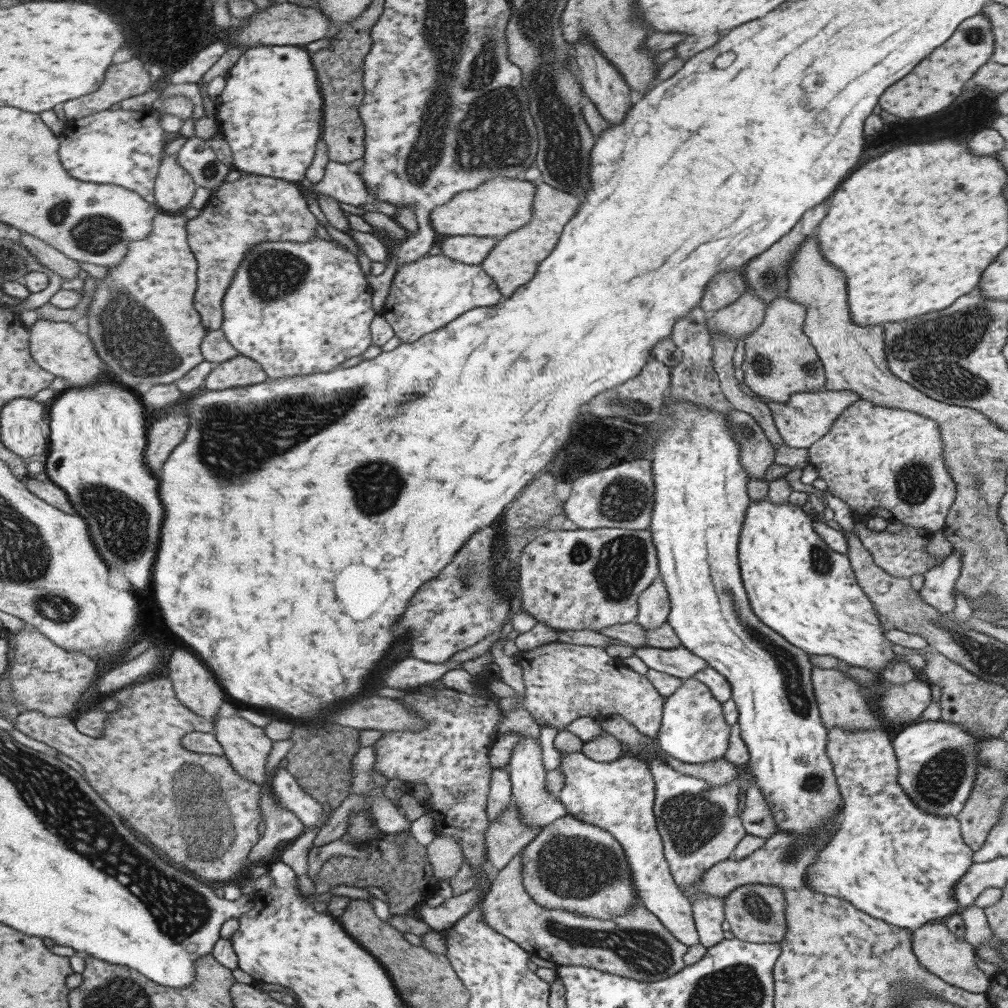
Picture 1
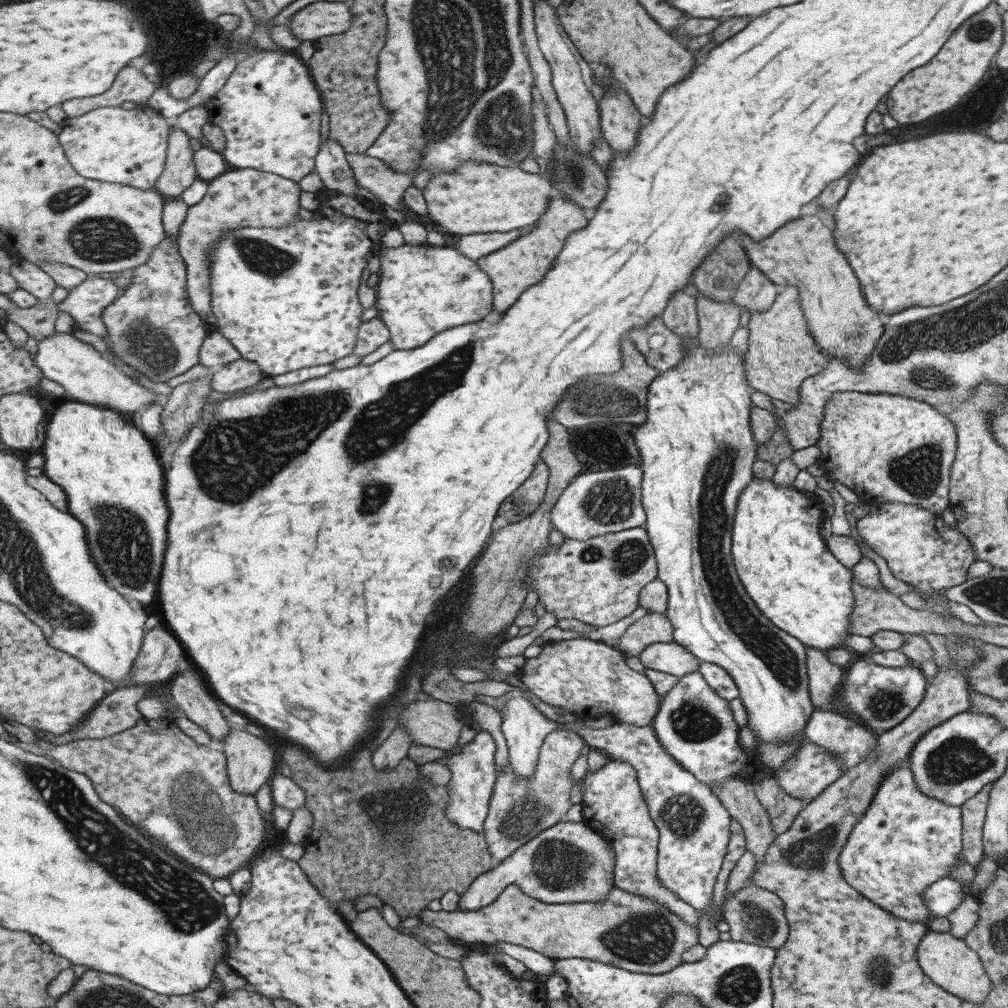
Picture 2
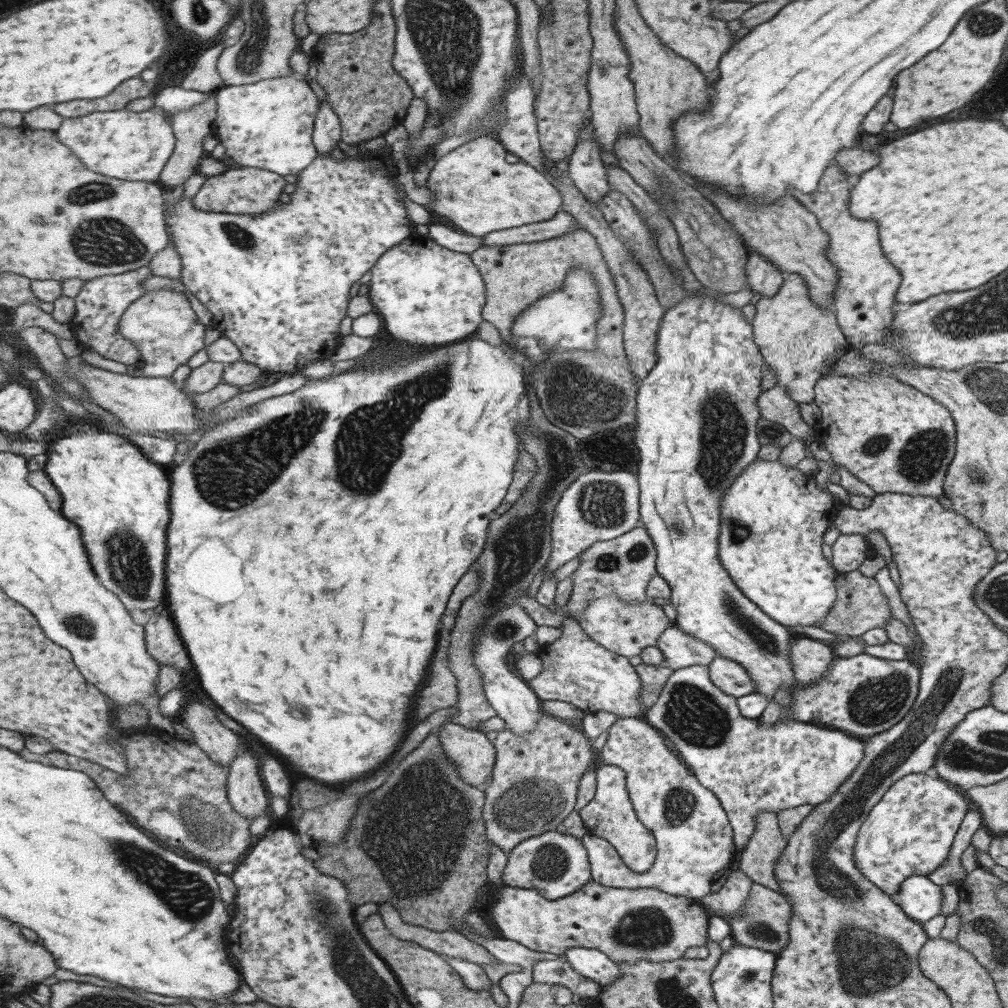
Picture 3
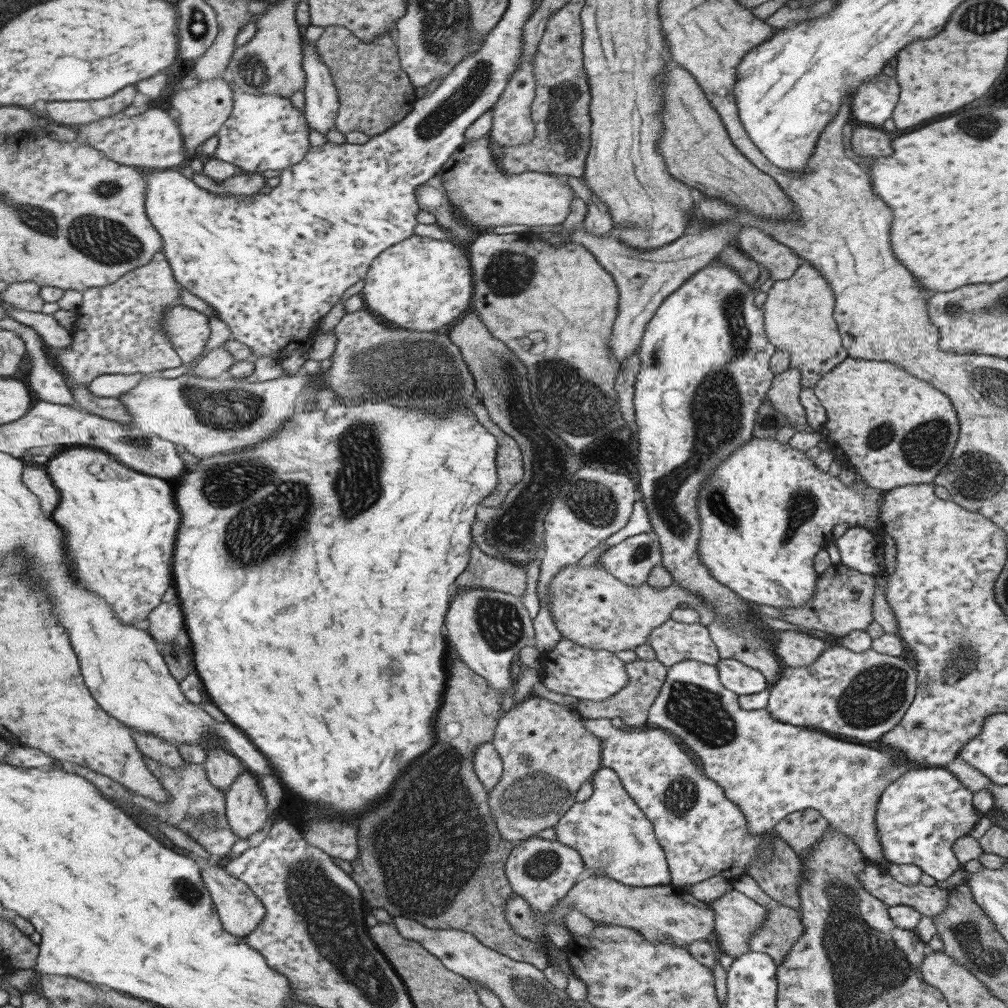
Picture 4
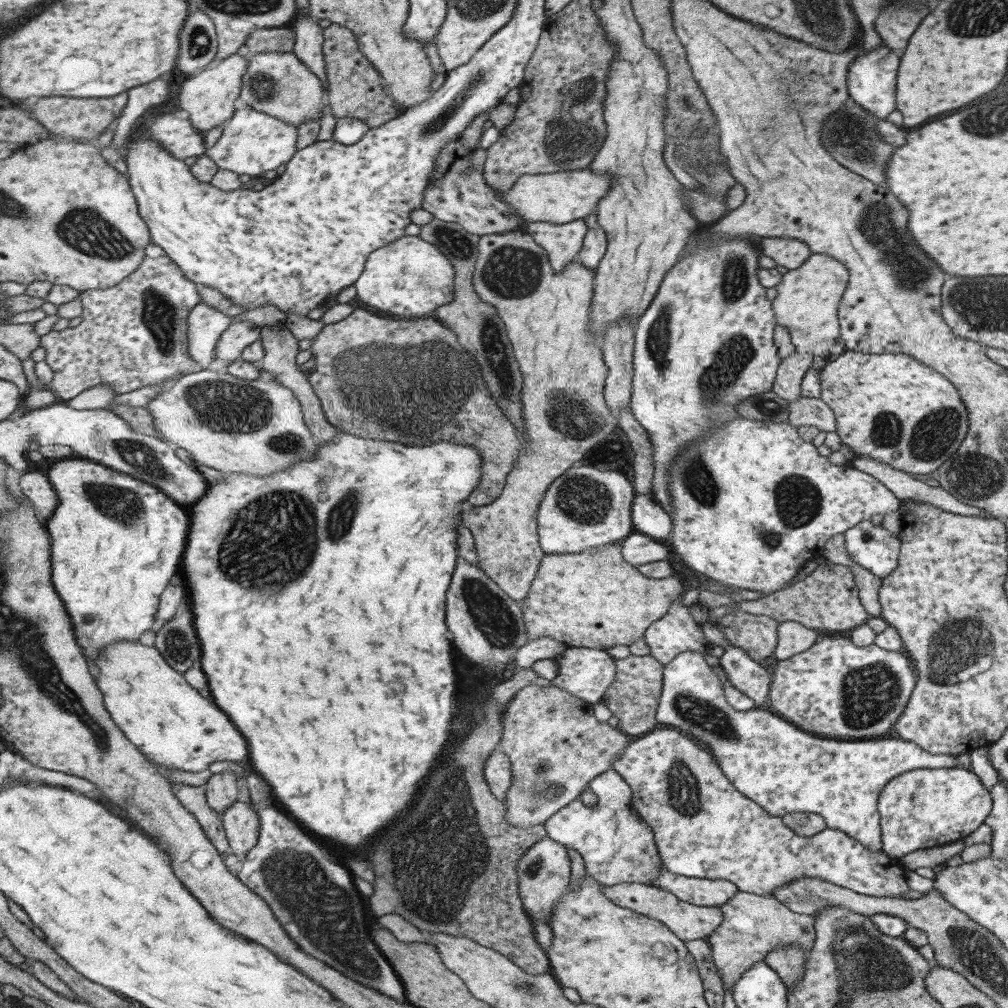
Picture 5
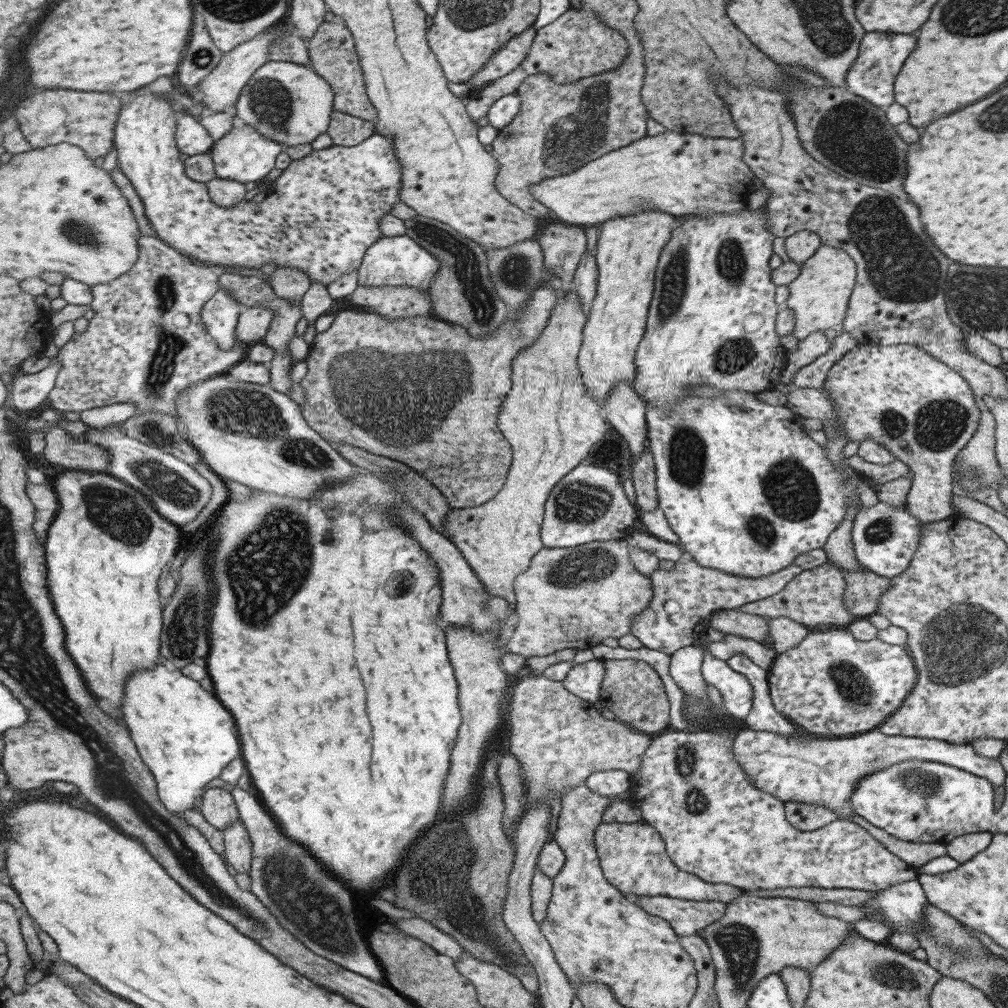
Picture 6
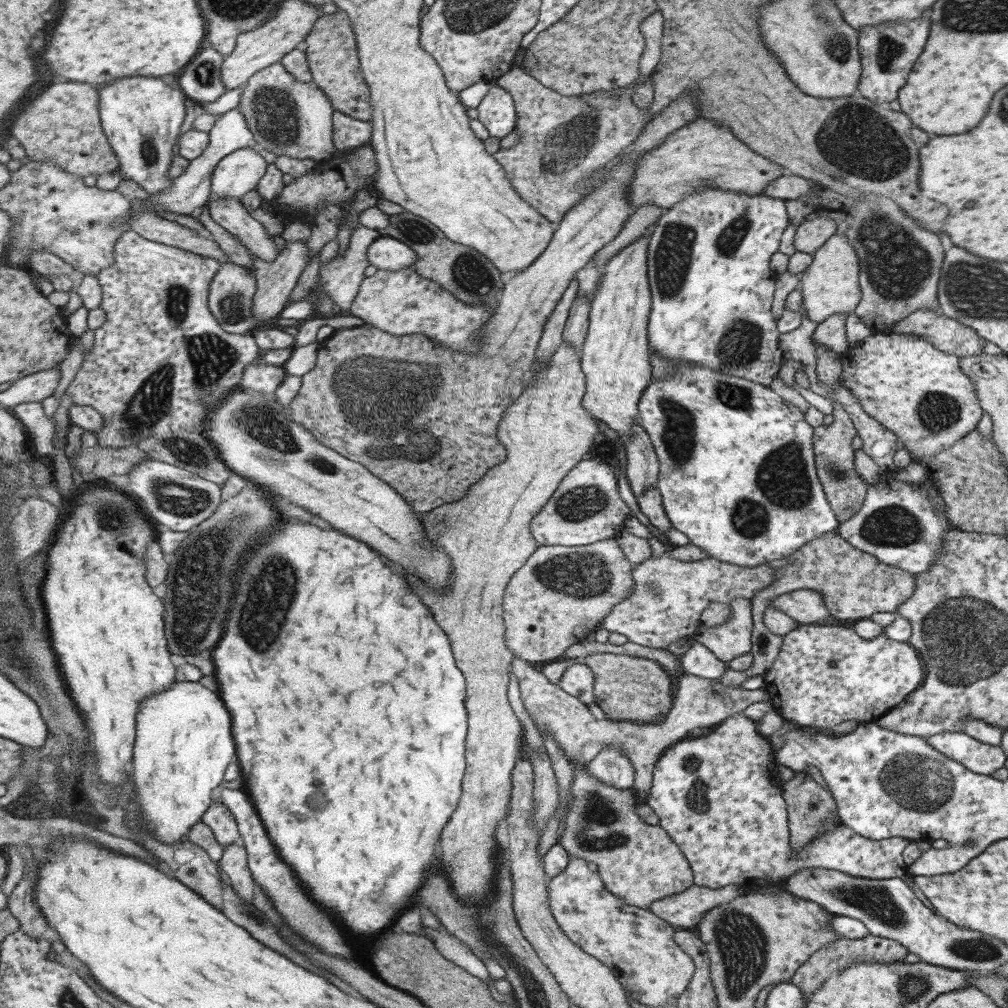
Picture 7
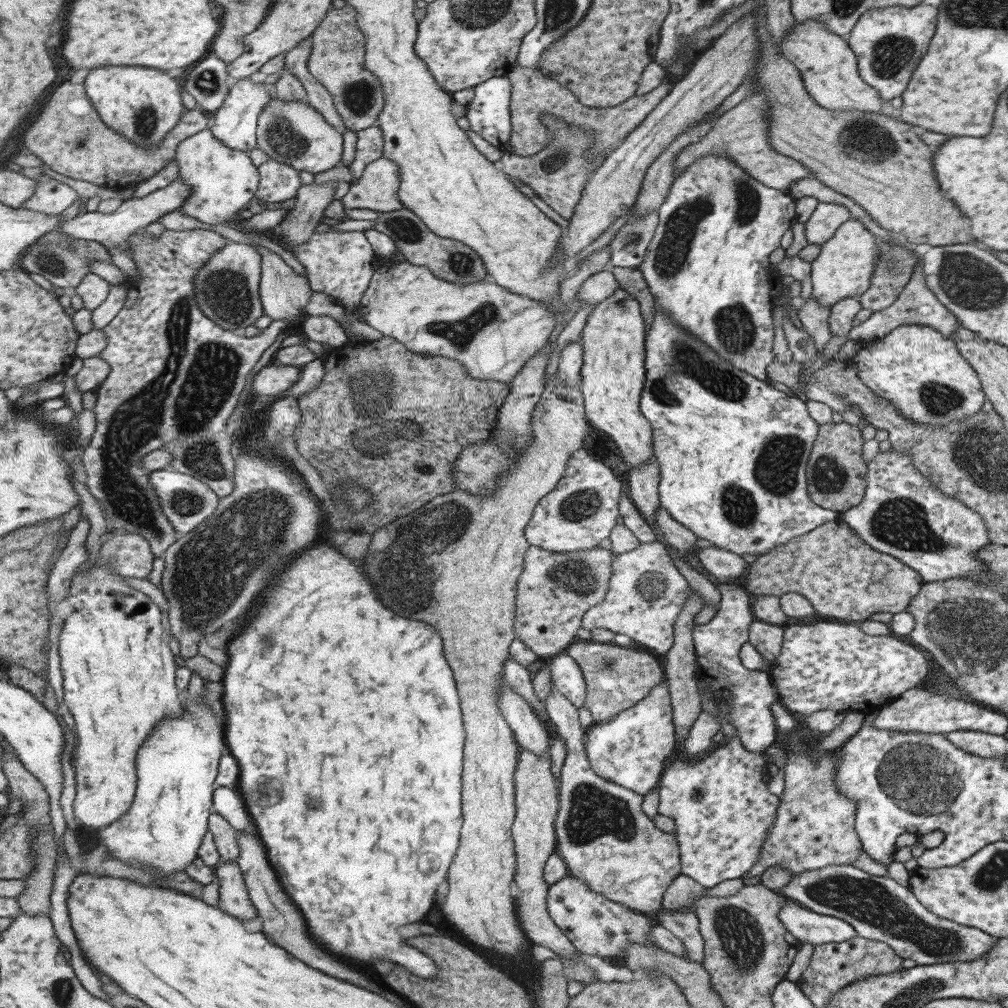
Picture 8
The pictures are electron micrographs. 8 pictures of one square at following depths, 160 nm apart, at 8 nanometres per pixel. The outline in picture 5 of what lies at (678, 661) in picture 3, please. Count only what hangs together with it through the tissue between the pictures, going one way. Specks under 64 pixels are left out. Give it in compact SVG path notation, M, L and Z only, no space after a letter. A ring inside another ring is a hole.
M680 594L672 604L668 611L659 619L649 624L643 633L643 640L648 646L648 655L655 658L659 664L667 664L676 654L692 650L700 652L705 662L709 666L718 665L718 658L710 655L711 645L705 642L705 636L701 634L700 625L695 623L689 615L689 606L681 605L680 600L683 594Z

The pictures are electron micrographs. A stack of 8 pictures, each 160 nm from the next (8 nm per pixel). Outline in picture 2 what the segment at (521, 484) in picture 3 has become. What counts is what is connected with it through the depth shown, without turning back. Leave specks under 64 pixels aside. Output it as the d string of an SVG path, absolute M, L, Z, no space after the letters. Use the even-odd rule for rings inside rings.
M539 463L538 466L535 466L526 484L517 489L513 496L502 505L497 522L505 520L505 524L501 524L501 526L507 527L529 517L545 498L548 481L548 466L545 463Z

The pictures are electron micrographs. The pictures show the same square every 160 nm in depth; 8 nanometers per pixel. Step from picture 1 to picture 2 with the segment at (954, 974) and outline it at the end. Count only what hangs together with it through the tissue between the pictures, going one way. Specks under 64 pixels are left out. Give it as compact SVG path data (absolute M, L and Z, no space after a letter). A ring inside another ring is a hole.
M927 930L917 945L916 959L923 974L931 979L931 982L959 1000L981 1006L993 988L977 953L973 952L963 939L955 938L949 932Z

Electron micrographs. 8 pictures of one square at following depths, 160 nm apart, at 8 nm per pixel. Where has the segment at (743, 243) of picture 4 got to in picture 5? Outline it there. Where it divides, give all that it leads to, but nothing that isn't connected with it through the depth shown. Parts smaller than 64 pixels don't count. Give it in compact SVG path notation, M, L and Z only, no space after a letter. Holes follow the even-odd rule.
M761 237L757 240L763 256L769 256L777 266L793 270L812 254L807 245L794 238Z

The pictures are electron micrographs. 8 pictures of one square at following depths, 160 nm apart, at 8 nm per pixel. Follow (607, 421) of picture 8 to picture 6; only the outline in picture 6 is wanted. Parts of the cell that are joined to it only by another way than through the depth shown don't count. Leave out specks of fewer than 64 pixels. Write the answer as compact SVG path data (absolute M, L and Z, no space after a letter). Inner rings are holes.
M645 209L615 215L598 224L594 252L598 270L595 297L586 314L577 363L588 395L599 402L604 401L617 381L627 381L632 386L636 373L633 359L652 299L655 267L658 266L662 246L670 240L678 220L665 211Z

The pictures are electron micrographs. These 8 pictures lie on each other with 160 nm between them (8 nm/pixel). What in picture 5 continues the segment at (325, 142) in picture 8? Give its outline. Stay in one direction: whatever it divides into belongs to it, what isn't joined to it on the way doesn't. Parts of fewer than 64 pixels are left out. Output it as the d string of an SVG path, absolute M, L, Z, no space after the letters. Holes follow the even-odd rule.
M267 52L248 60L247 74L243 76L240 98L257 110L275 115L296 127L305 120L318 120L325 116L327 94L321 79L293 52Z

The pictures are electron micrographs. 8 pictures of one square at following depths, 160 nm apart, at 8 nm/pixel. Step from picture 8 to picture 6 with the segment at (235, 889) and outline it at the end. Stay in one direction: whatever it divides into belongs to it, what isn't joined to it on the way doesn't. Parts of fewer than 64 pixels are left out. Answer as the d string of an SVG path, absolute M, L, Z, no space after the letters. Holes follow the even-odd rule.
M239 818L223 831L226 841L226 852L223 857L235 871L249 875L254 860L254 842L250 830L243 819Z

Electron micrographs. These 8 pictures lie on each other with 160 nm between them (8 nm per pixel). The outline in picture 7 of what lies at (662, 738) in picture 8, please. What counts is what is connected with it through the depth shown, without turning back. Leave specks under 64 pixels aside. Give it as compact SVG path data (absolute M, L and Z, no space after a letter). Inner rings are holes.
M606 744L586 766L587 773L597 782L617 789L629 788L635 776L624 752L612 744Z

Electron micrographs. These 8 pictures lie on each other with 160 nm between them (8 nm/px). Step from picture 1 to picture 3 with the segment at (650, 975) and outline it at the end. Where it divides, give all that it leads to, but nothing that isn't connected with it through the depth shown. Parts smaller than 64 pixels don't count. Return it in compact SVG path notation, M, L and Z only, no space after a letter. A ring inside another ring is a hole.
M591 880L587 885L576 890L575 893L568 894L567 897L557 898L556 900L543 898L538 891L531 889L522 889L503 886L494 897L493 923L500 929L503 938L520 942L523 946L534 950L535 952L551 952L551 954L562 955L567 949L571 948L592 948L605 954L613 962L624 962L625 964L635 964L638 960L648 960L649 962L665 962L666 960L675 960L683 957L683 953L691 946L703 946L707 943L706 930L708 927L708 914L702 908L701 902L686 896L673 896L665 894L656 888L619 888L611 886L601 886L599 883Z

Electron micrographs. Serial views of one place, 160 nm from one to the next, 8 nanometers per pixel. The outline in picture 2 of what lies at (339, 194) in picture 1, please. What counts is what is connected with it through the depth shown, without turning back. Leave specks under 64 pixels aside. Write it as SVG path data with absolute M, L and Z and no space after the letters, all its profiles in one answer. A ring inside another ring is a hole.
M328 138L321 144L316 171L326 190L333 190L347 196L358 196L357 180L347 159L347 152L338 140Z

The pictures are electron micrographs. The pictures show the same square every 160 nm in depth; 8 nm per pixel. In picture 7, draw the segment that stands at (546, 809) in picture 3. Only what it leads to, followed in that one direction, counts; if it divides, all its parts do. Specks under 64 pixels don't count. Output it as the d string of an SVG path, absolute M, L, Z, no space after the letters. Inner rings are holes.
M517 656L512 670L520 680L521 699L534 726L538 732L546 730L554 738L554 741L562 747L568 762L576 760L576 762L588 763L606 744L612 744L614 748L620 748L624 752L635 771L632 785L639 794L636 804L644 804L646 801L653 777L653 765L656 758L668 746L687 736L687 732L693 728L717 725L728 716L742 712L751 703L768 700L764 687L751 691L734 689L723 686L716 679L701 678L682 672L675 686L673 703L663 722L639 724L632 721L612 721L607 718L596 720L587 709L587 704L567 694L559 685L552 685L542 671L533 669L532 662Z

